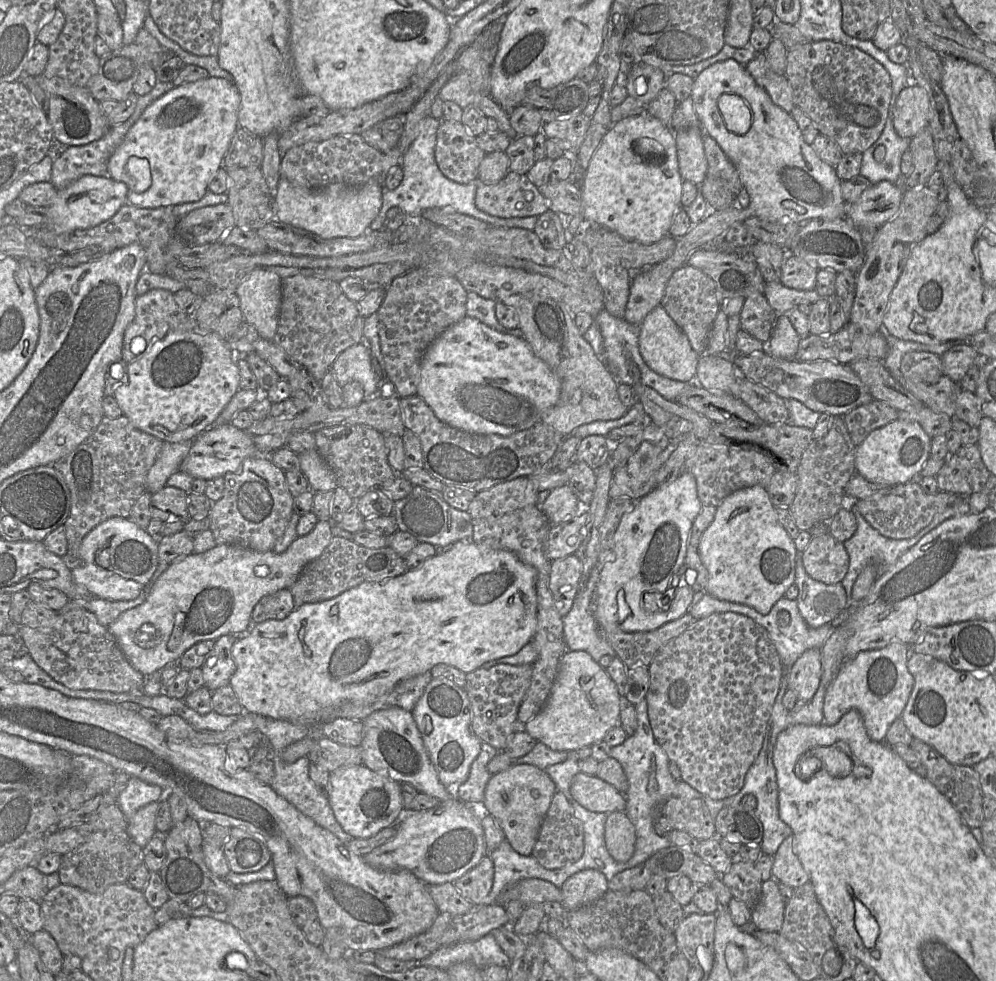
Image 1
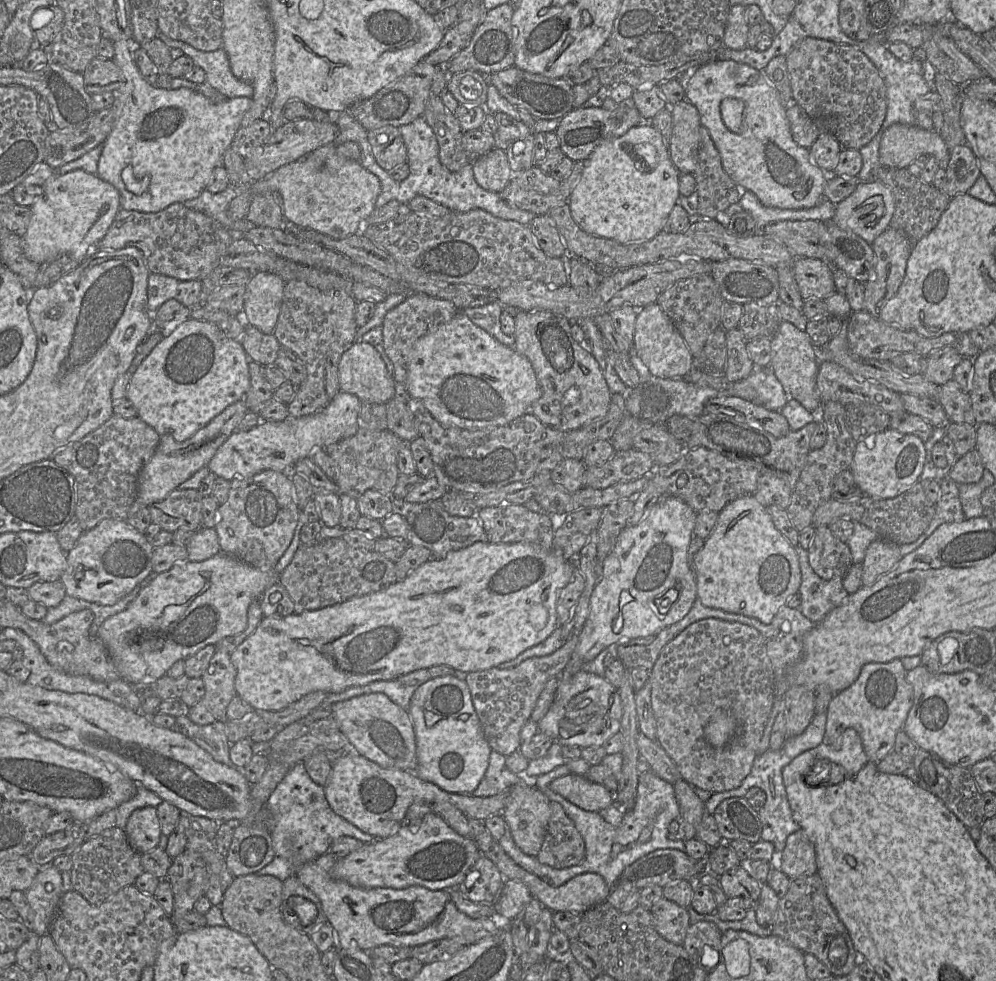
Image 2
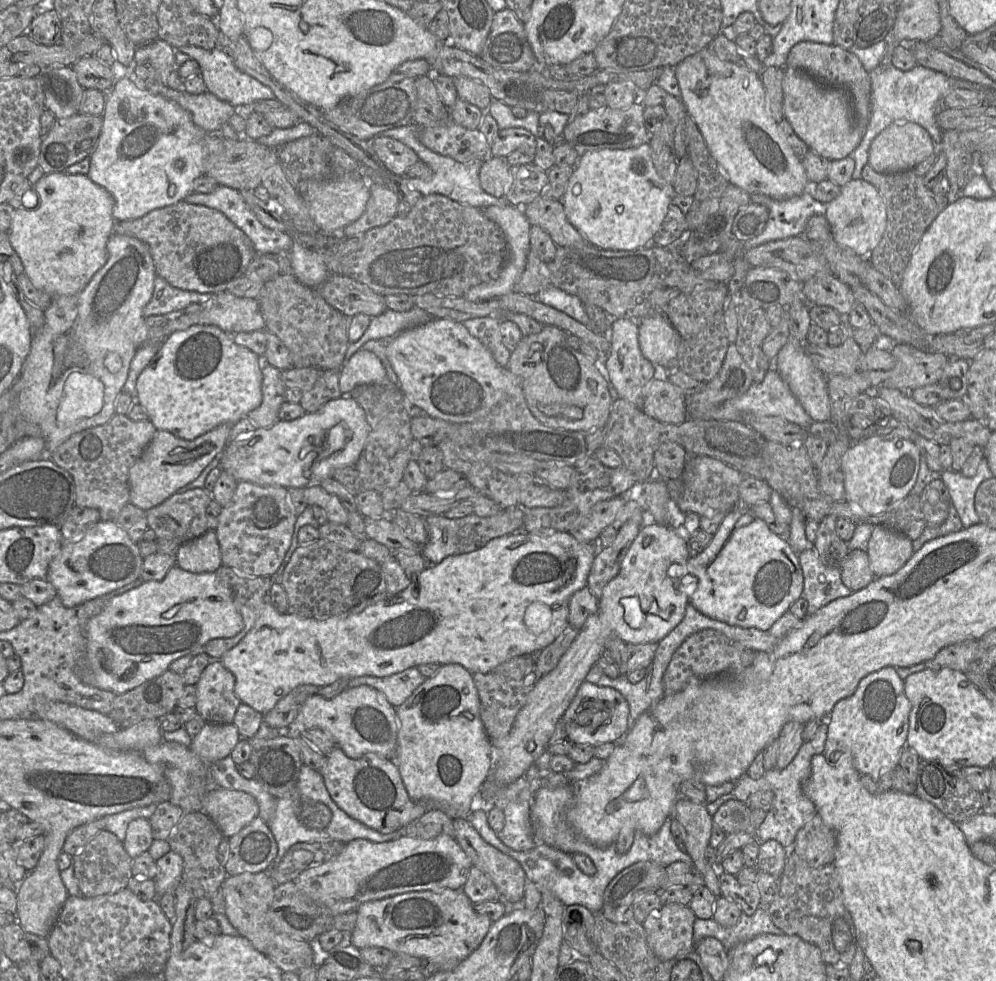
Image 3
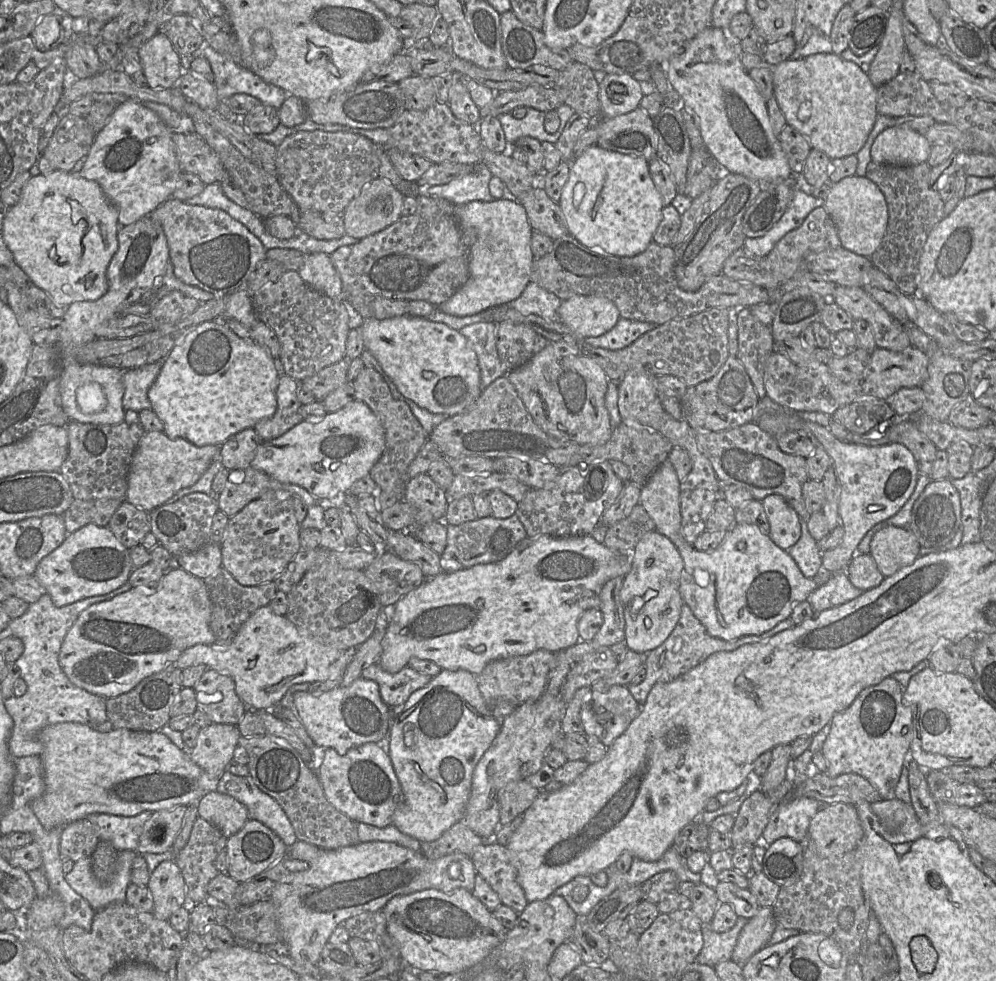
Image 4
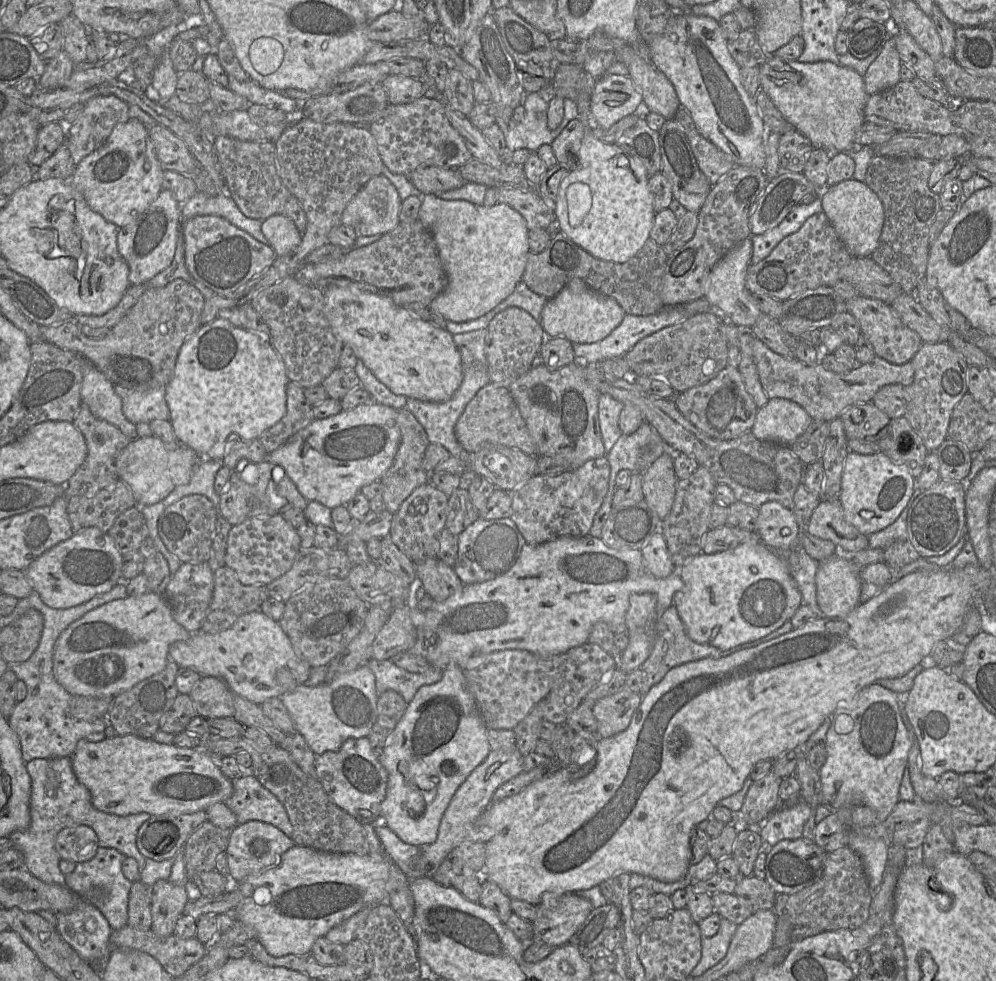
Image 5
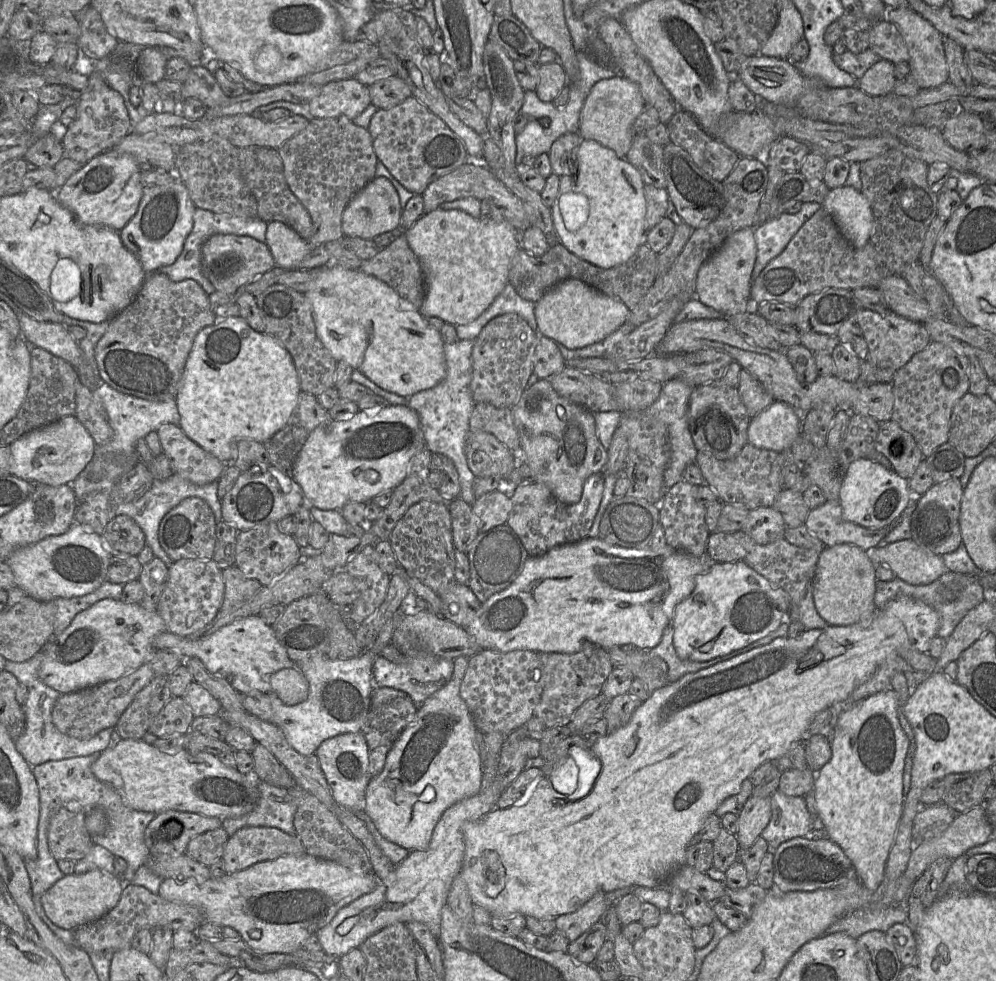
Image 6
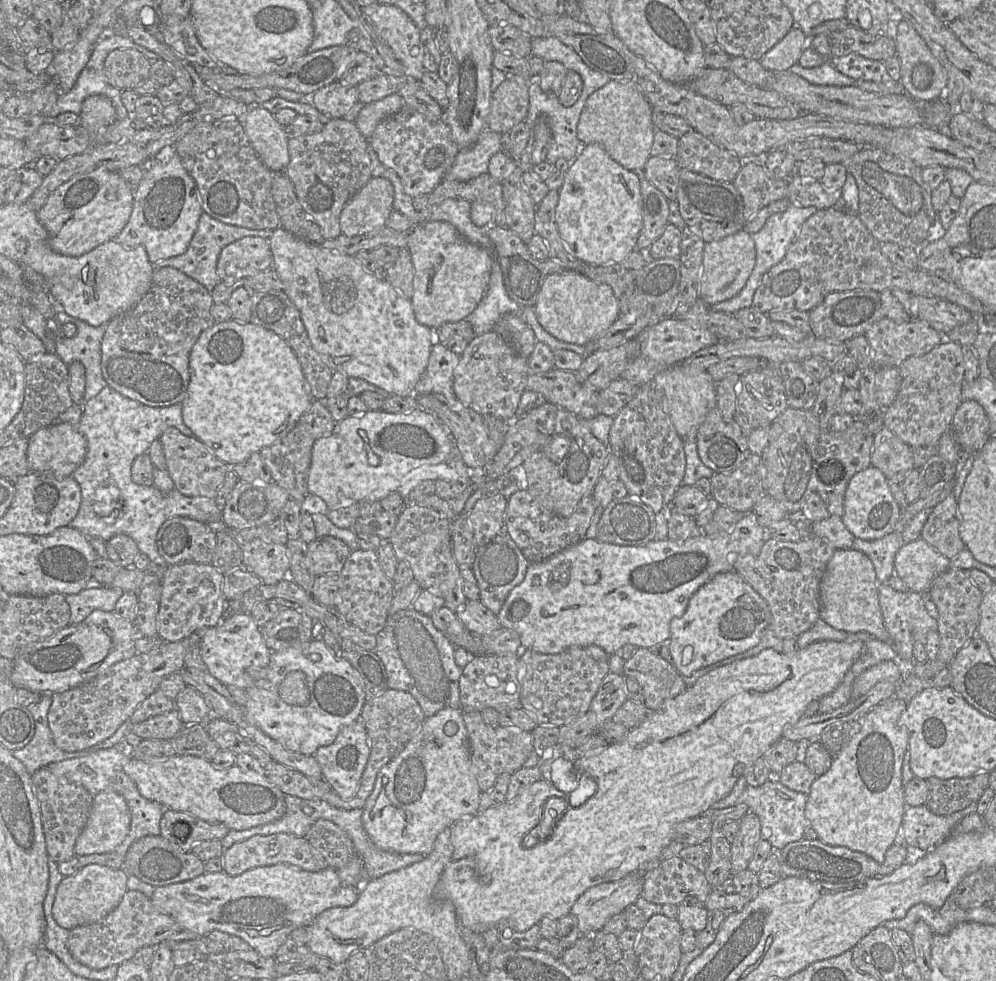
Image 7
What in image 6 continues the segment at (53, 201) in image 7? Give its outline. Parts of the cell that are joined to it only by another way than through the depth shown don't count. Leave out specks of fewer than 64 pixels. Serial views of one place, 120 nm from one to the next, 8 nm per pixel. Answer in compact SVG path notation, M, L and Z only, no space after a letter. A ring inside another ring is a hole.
M109 149L85 163L55 192L55 197L62 206L72 212L79 223L103 226L120 232L134 217L142 199L144 187L140 180L141 173L131 156Z

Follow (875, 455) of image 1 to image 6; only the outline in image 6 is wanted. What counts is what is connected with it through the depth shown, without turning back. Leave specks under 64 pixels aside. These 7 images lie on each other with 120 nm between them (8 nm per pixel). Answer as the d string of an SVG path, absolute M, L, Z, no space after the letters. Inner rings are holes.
M774 401L751 419L748 443L757 448L782 452L801 433L801 422L802 414L784 402ZM860 458L853 461L847 470L841 485L839 502L843 520L865 528L878 529L900 518L912 497L914 495L908 480L868 458Z

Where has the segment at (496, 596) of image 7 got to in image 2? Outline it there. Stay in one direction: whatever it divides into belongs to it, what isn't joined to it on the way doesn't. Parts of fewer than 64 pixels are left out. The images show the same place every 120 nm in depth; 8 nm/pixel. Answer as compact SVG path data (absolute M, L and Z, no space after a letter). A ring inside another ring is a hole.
M440 500L409 505L406 502L396 502L396 508L403 510L407 521L409 530L406 540L408 543L428 548L433 553L432 559L441 559L450 551L468 547L476 542L488 541L484 528L476 515L452 516L443 509Z

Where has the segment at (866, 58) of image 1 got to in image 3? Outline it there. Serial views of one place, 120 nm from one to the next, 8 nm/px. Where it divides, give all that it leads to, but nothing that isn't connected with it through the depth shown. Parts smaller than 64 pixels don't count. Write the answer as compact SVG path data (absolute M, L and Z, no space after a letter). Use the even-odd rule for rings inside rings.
M803 41L791 48L786 68L804 71L822 85L844 89L850 102L852 119L858 127L868 127L872 113L871 79L854 53L834 44Z

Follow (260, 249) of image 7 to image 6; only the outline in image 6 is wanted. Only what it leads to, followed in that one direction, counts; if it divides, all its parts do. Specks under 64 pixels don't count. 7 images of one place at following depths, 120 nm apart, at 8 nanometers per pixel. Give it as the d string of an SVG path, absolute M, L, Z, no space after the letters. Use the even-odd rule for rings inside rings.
M215 234L202 246L201 271L216 291L234 294L237 290L270 271L275 261L268 246L247 236Z

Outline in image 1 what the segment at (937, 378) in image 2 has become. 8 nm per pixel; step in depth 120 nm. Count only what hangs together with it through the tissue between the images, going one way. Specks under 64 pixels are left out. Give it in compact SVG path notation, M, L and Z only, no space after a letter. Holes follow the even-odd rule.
M969 343L954 345L941 355L943 375L959 382L973 365L980 366L980 356Z

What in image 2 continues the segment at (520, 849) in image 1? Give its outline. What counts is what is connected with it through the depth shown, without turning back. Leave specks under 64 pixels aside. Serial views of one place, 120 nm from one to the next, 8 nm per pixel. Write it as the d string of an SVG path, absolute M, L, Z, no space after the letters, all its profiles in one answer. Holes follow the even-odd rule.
M520 779L509 788L509 799L501 815L516 845L527 855L537 856L551 814L551 800L533 783Z

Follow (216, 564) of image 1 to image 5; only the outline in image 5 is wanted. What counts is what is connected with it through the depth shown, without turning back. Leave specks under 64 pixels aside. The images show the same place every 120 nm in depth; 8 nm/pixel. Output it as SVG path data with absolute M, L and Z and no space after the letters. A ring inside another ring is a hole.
M147 592L137 597L115 599L87 612L61 633L53 651L53 674L72 696L116 697L164 670L171 645L188 639L191 634L174 620L172 609L163 594Z

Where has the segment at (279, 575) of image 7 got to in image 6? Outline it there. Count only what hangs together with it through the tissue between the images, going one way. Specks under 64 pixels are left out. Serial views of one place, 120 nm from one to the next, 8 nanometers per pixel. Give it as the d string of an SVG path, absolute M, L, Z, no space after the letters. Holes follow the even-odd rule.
M276 522L239 531L236 542L235 566L246 578L259 581L262 586L269 586L300 561L301 547L293 535L279 531Z

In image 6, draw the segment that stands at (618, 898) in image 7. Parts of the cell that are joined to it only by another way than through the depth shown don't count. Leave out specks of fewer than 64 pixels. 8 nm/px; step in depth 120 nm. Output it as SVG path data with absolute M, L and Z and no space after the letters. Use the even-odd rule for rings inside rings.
M597 892L575 912L556 917L556 930L572 942L598 922L609 906L608 894Z

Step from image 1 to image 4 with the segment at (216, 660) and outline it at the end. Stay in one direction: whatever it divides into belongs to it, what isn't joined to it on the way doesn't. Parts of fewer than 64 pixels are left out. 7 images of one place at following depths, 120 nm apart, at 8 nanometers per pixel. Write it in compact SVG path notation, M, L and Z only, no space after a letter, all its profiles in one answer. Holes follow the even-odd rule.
M207 669L194 686L196 710L204 712L212 723L236 725L247 706L238 697L233 679L213 669Z

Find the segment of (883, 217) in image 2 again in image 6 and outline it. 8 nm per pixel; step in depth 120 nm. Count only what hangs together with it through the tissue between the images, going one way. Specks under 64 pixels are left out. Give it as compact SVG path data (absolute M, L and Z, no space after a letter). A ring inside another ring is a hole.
M848 185L830 189L822 205L852 246L862 248L870 241L874 217L861 191Z

